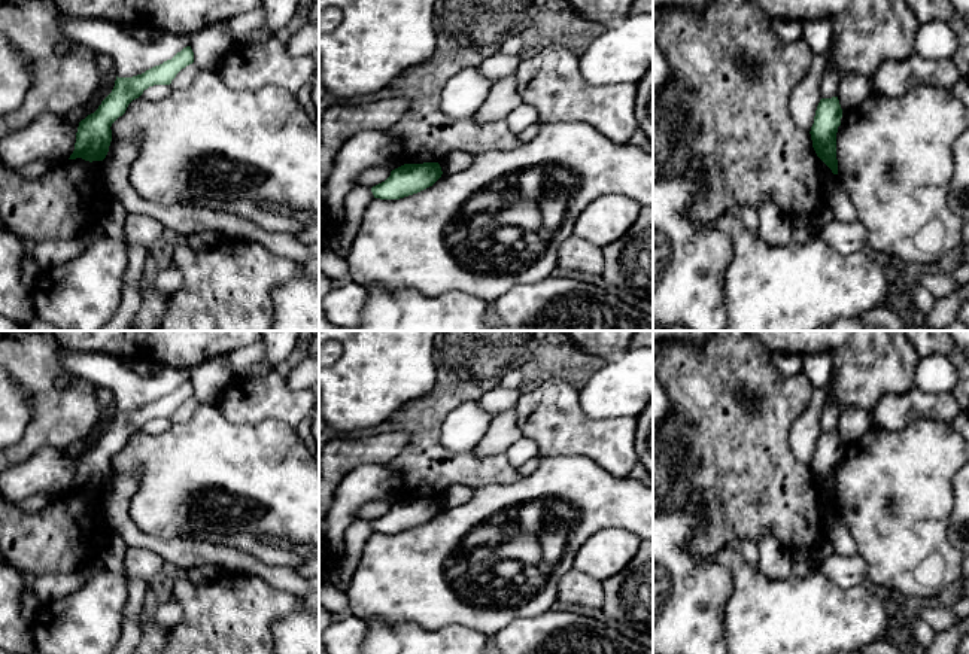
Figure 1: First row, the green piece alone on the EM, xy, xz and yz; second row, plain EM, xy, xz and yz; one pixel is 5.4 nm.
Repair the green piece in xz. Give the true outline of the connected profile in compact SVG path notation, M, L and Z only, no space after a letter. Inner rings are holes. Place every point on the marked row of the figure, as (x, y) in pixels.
M438 162L404 164L391 176L371 188L374 198L400 200L432 186L443 171Z

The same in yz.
M838 97L821 98L809 131L817 156L832 170L833 174L838 174L836 133L841 125L841 118L842 109Z

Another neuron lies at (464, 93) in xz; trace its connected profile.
M479 67L455 73L444 85L441 110L455 119L473 118L487 98L492 83Z

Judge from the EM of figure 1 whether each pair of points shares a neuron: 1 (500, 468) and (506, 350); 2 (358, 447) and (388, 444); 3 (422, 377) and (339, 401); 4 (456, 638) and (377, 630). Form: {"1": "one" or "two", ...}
{"1": "one", "2": "one", "3": "one", "4": "one"}

